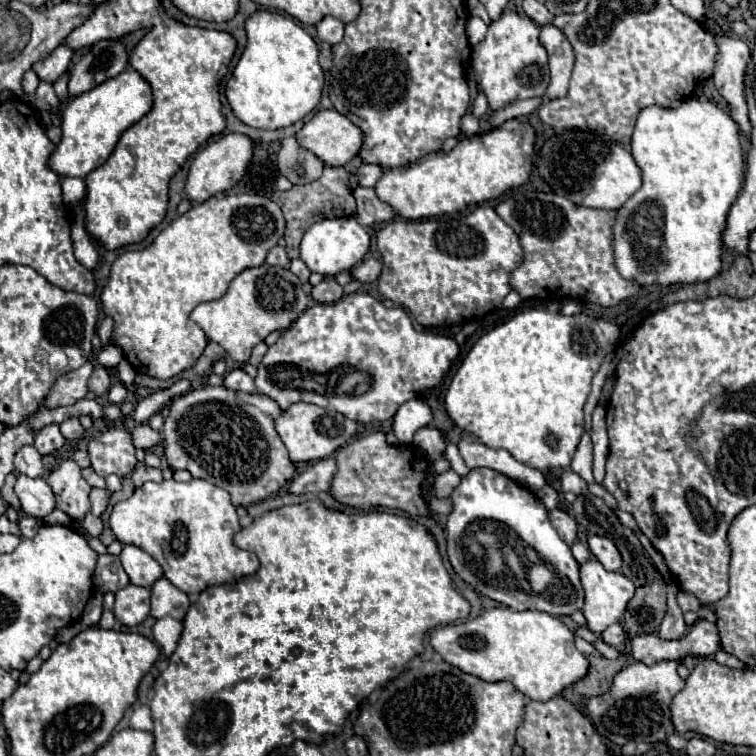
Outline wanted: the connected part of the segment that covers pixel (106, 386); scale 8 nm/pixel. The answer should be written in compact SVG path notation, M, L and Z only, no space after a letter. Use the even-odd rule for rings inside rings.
M100 364L94 366L92 370L92 376L88 378L88 390L94 394L94 396L106 396L108 390L110 390L110 376L108 376L108 370Z

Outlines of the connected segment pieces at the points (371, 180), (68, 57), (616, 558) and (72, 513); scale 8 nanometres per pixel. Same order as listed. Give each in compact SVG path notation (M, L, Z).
M364 164L356 170L356 178L360 186L374 186L380 176L382 176L382 168L376 164Z
M60 44L56 50L52 50L52 54L42 58L40 62L36 62L32 68L40 80L56 82L70 68L70 62L72 62L72 50L64 44Z
M590 536L588 538L588 548L590 552L594 552L596 560L606 568L606 570L620 570L622 566L622 558L620 552L616 550L614 542L608 538L600 538L600 536Z
M64 460L48 474L46 482L56 496L56 508L60 508L72 520L82 522L84 516L90 512L90 486L82 478L80 466L74 460Z

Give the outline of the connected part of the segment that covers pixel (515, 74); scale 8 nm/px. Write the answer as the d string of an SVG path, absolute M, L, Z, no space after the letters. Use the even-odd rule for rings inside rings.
M504 10L502 16L488 26L486 38L472 48L472 68L478 88L488 96L492 110L500 110L514 100L544 96L550 72L546 50L538 42L540 28L514 10Z

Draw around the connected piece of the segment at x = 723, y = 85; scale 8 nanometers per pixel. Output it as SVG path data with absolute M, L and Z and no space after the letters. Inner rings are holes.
M716 36L718 54L714 66L714 82L720 94L730 104L730 114L742 132L750 132L748 108L744 100L744 72L750 60L750 48L746 42L728 36Z

